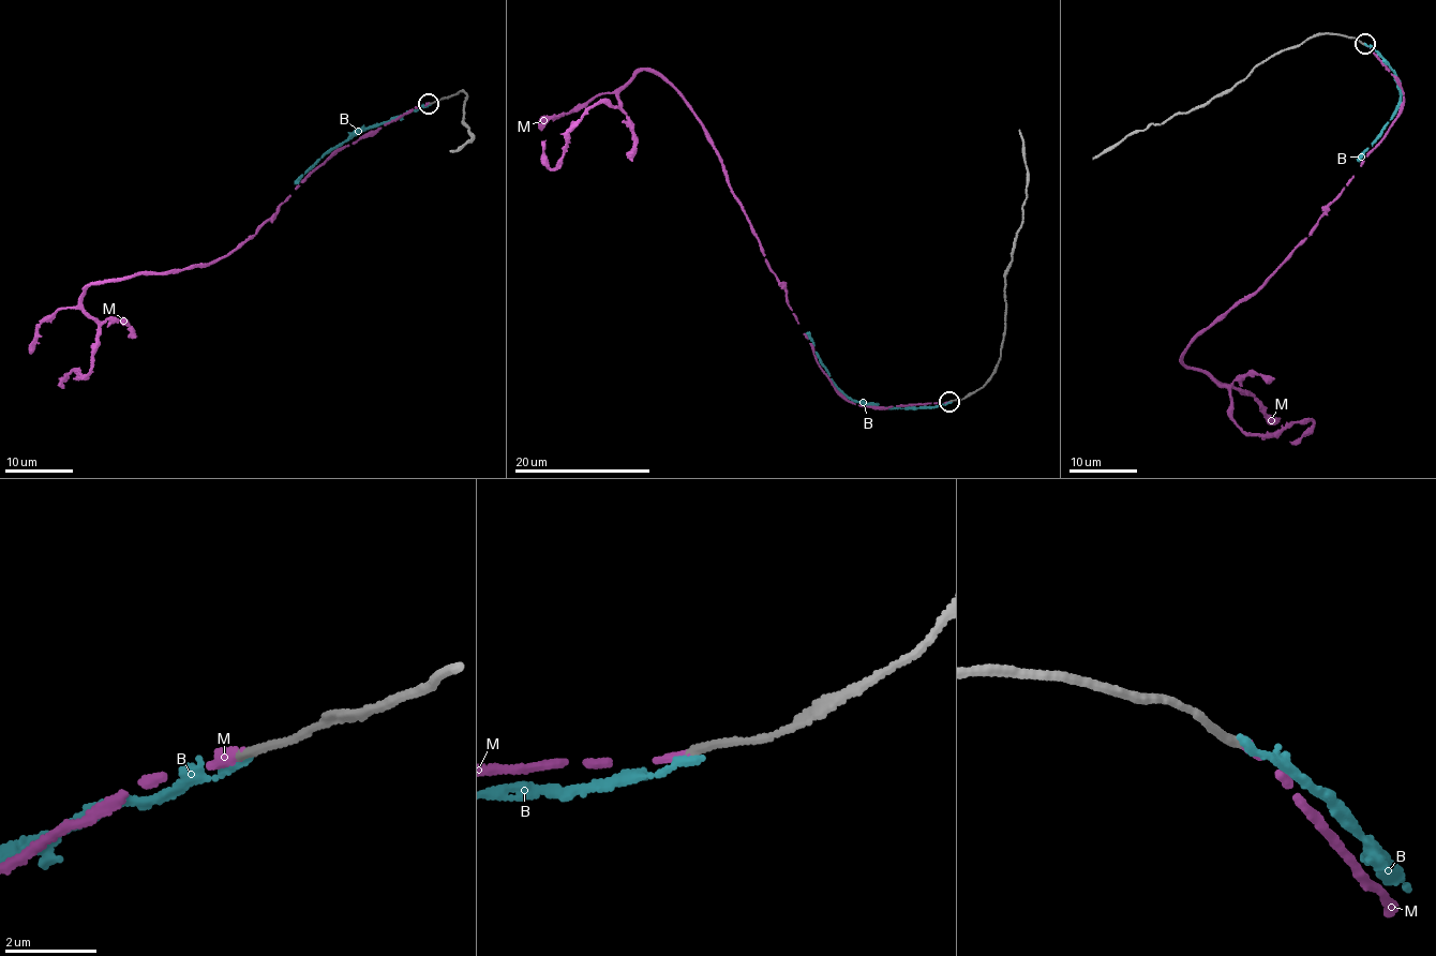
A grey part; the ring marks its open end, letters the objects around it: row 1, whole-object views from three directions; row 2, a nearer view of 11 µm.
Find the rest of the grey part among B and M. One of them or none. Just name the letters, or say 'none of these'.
M

